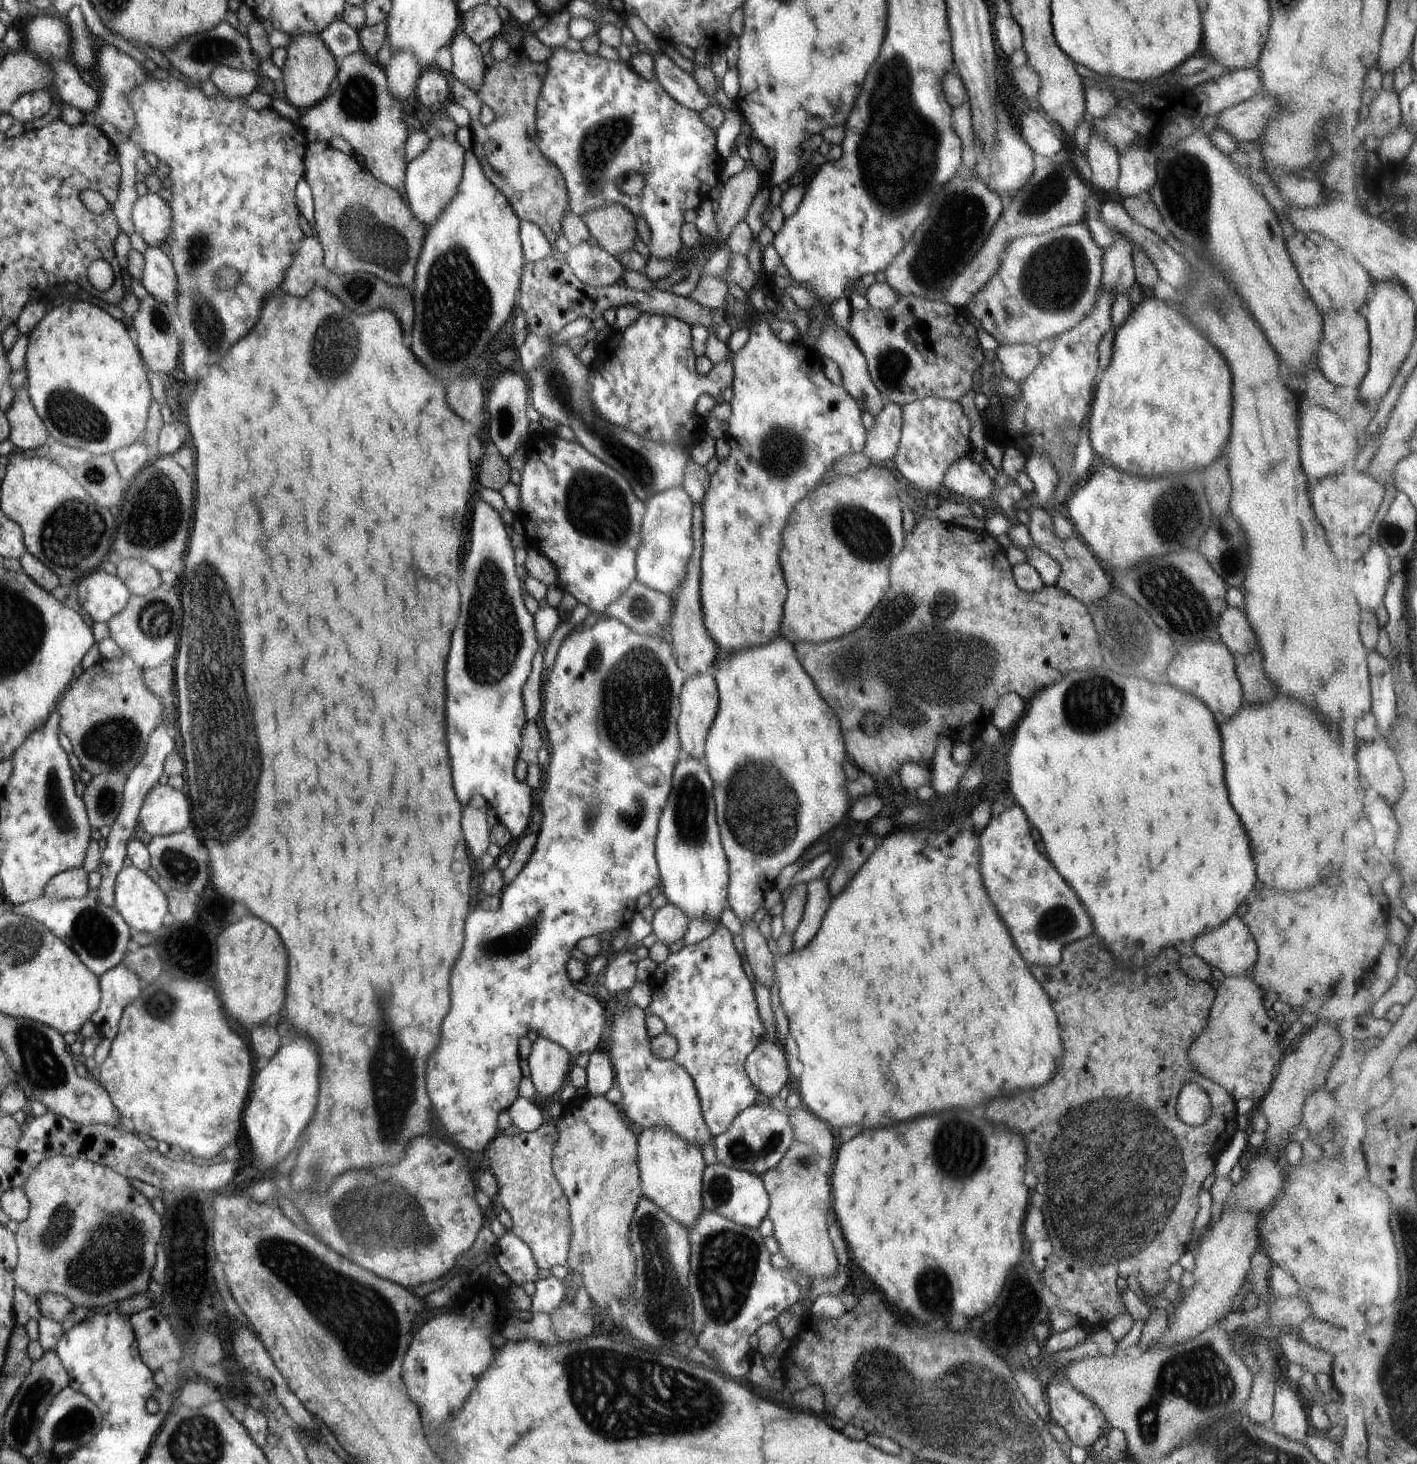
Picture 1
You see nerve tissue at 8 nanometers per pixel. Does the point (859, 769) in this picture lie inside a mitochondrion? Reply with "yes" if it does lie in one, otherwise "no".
no

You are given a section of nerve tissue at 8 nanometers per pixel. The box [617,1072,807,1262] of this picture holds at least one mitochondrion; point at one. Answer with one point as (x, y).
(742, 1154)

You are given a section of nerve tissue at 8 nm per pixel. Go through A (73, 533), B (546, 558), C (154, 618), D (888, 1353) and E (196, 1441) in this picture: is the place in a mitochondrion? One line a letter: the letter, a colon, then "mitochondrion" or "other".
A: mitochondrion
B: other
C: mitochondrion
D: mitochondrion
E: mitochondrion

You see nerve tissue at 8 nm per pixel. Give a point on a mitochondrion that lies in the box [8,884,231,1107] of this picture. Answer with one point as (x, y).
(42, 1068)

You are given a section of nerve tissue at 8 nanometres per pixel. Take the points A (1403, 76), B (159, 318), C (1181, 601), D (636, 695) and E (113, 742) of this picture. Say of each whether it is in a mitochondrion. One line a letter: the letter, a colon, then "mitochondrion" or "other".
A: other
B: mitochondrion
C: mitochondrion
D: mitochondrion
E: mitochondrion

